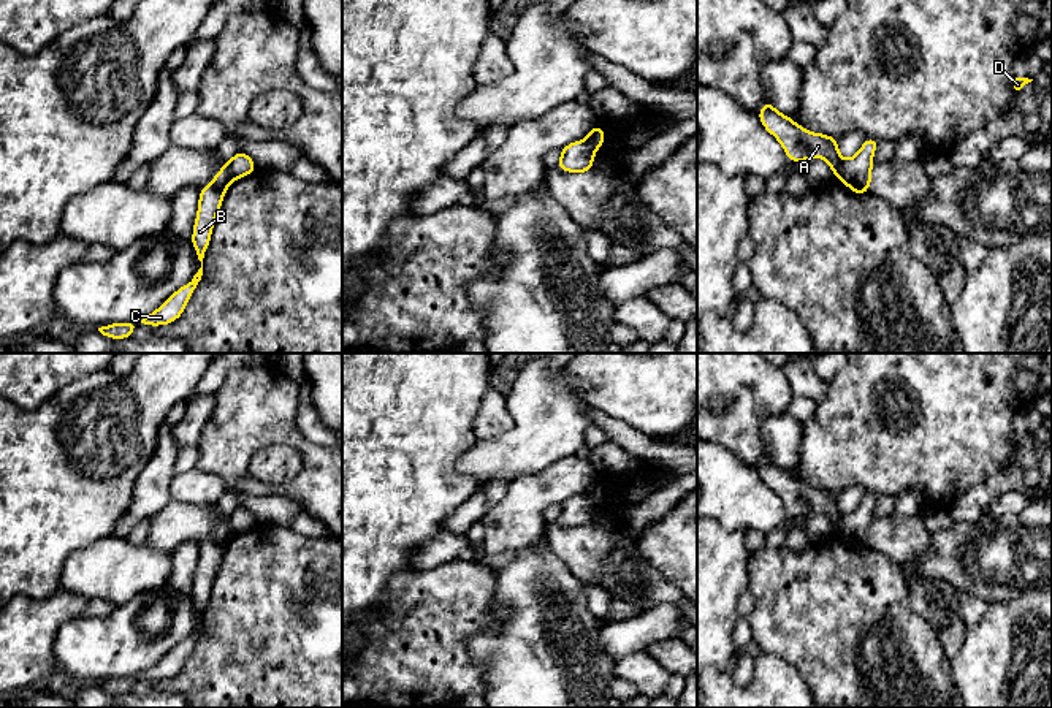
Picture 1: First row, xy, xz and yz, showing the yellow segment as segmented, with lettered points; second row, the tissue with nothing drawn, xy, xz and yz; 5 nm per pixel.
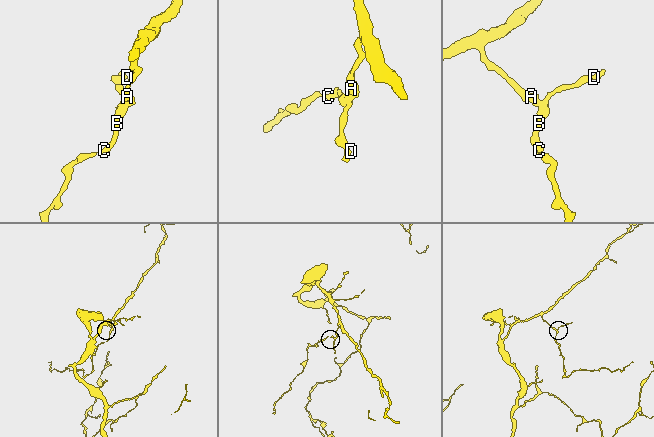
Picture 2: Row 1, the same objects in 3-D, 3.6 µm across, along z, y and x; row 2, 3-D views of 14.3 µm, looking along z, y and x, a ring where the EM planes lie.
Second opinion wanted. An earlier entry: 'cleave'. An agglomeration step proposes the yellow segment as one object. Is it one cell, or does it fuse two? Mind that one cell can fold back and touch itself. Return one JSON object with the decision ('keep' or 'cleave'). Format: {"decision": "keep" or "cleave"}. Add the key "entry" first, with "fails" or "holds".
{"entry": "holds", "decision": "cleave"}

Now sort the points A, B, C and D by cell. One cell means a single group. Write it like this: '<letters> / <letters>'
A / B C D

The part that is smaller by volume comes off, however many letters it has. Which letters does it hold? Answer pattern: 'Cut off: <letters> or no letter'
Cut off: B, C, D

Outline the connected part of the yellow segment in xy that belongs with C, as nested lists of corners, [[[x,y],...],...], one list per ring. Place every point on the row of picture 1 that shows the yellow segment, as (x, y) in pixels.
[[[223,162],[223,166],[215,174],[215,177],[206,187],[203,187],[200,190],[198,214],[196,214],[195,226],[193,226],[193,233],[192,233],[192,246],[196,250],[198,260],[201,261],[201,268],[198,269],[198,272],[193,276],[193,279],[189,284],[185,284],[184,287],[176,290],[157,310],[146,315],[139,323],[144,323],[144,325],[154,328],[154,326],[158,326],[158,325],[170,325],[182,315],[190,296],[193,295],[198,282],[201,280],[203,258],[204,258],[204,253],[206,253],[209,241],[211,241],[212,226],[214,226],[214,222],[215,222],[217,214],[220,211],[225,192],[230,187],[230,184],[233,182],[233,179],[234,177],[231,174],[230,162]]]

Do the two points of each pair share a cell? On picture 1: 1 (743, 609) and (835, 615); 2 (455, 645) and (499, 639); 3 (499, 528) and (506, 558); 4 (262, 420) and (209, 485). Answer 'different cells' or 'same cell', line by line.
1: different cells
2: different cells
3: different cells
4: different cells

